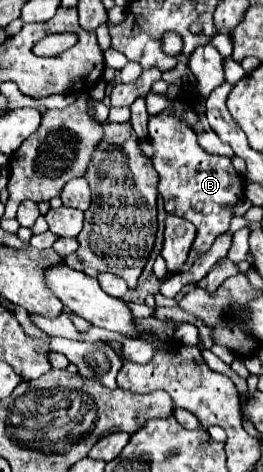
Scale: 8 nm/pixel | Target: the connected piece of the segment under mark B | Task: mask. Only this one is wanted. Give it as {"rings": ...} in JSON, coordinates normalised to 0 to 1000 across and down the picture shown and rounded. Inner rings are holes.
{"rings":[[[624,231],[563,252],[563,294],[586,311],[578,345],[608,371],[608,409],[624,405],[624,439],[643,451],[745,468],[745,511],[722,528],[700,570],[776,540],[821,502],[852,498],[875,481],[882,439],[928,417],[928,375],[897,367],[867,333],[783,324],[745,294],[730,269],[677,244]]]}

